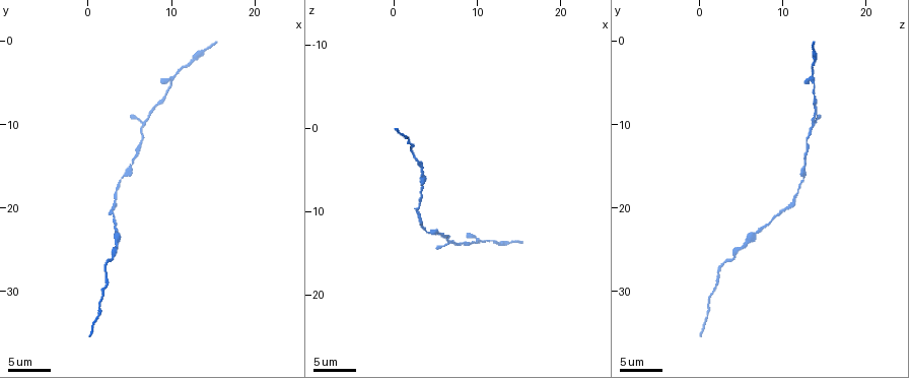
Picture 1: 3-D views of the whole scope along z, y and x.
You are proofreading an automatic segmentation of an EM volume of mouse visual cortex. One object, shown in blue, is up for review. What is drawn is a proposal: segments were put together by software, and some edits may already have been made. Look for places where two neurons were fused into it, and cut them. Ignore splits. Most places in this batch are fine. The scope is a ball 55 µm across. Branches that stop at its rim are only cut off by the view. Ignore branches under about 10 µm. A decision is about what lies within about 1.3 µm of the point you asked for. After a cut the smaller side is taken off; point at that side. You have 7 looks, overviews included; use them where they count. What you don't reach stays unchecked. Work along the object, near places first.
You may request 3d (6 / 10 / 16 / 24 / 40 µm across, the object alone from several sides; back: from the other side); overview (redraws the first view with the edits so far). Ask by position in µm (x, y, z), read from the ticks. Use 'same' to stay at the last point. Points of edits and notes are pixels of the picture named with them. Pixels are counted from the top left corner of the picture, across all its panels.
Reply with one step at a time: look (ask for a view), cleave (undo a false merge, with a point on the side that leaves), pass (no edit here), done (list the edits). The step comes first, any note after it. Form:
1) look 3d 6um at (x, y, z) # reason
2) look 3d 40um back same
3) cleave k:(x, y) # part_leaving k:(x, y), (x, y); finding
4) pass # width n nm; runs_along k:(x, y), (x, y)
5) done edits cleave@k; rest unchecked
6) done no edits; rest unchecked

look 3d 10um at (9.8, 4.8, 13.4) # side arm on a straight run

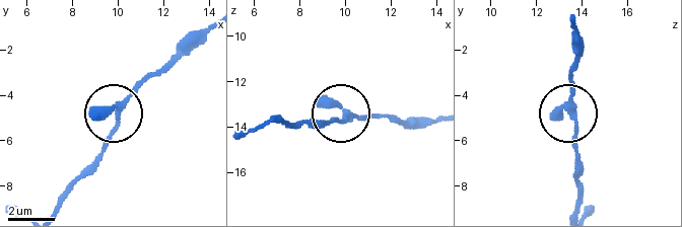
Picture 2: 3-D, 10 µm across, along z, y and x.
look 3d 10um back at (10.0, 4.9, 13.7)

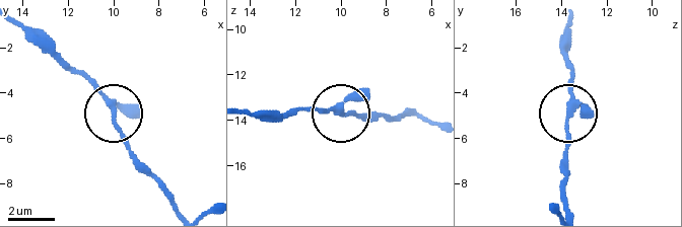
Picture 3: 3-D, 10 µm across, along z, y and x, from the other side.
pass # runs_along 3:(413, 107), (382, 119), (296, 107); all the same neuron

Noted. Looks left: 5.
look 3d 10um at (3.2, 18.4, 12.0)

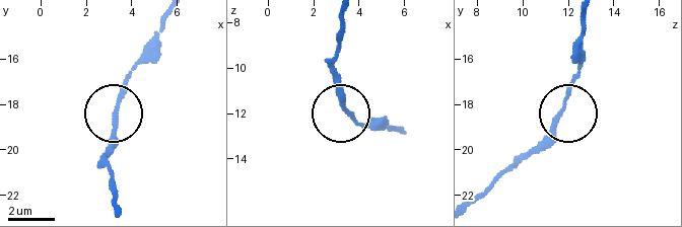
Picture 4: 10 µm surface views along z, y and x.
look 3d 10um back at (3.4, 18.1, 11.8)

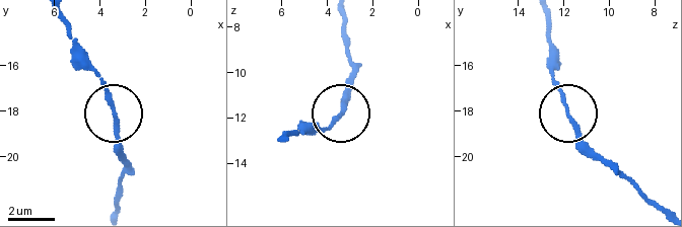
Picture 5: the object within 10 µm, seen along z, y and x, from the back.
pass # runs_along 5:(565, 114), (604, 156); one neuron here

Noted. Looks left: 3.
look 3d 10um at (6.4, 12.0, 13.0) # thin neck

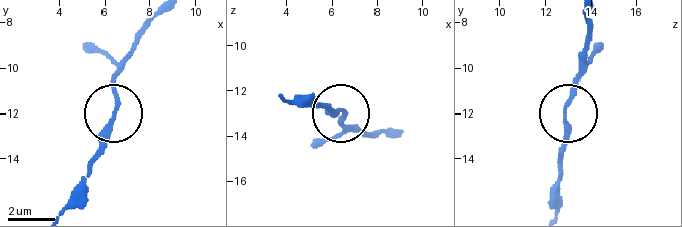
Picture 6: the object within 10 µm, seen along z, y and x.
look 3d 10um back at (6.6, 11.8, 12.9)

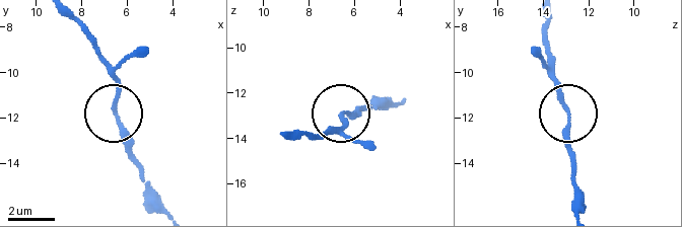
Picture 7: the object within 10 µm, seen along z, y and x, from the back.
pass # width 200 nm; runs_along 7:(166, 209), (114, 116), (118, 65); continuous, no second neuron

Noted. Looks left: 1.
done no edits; rest unchecked

